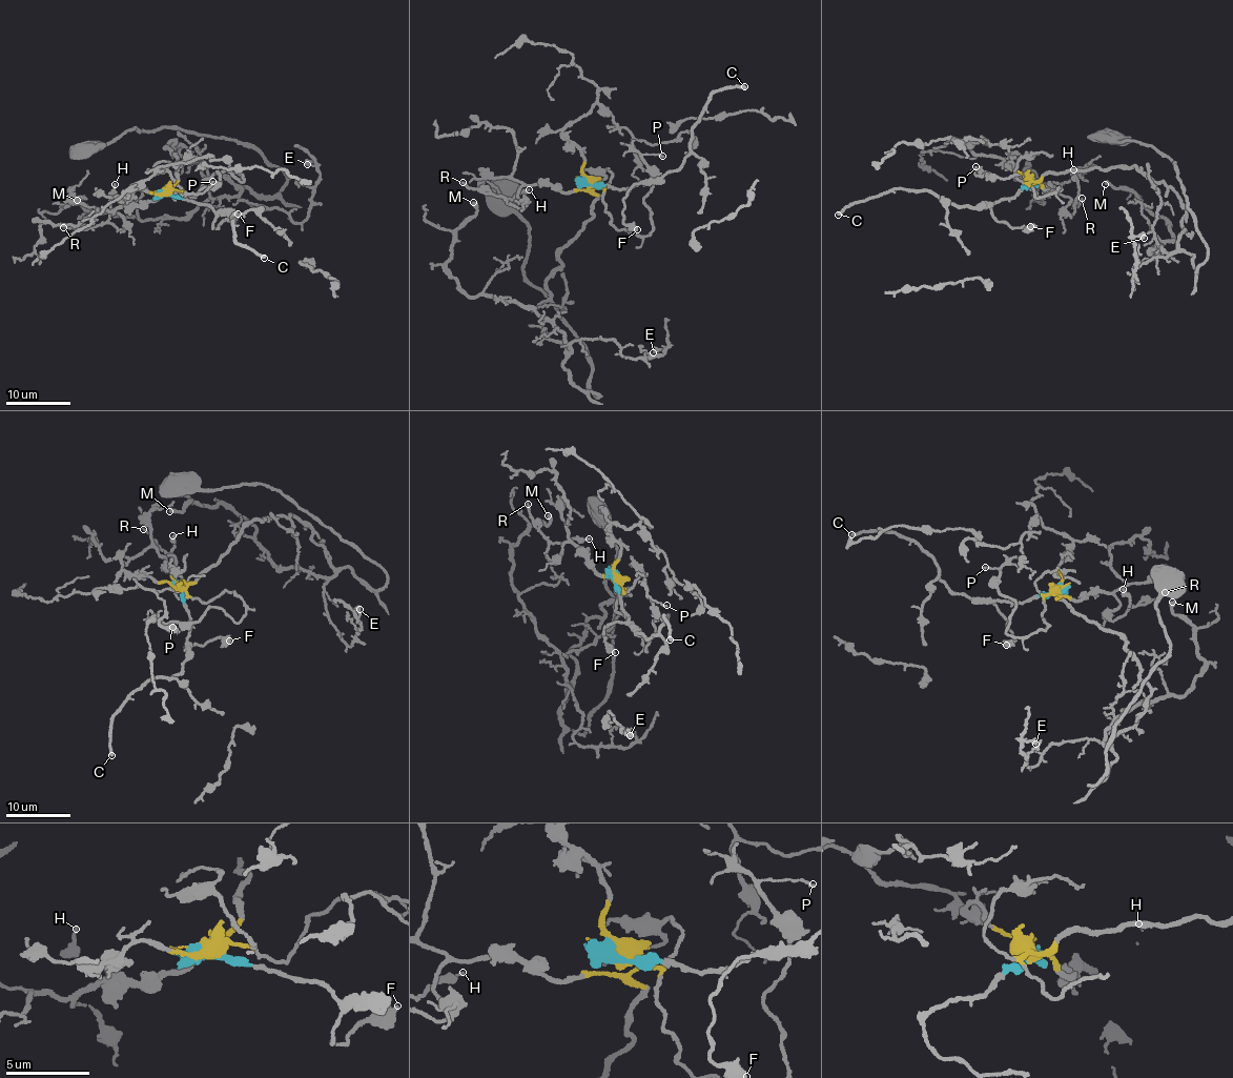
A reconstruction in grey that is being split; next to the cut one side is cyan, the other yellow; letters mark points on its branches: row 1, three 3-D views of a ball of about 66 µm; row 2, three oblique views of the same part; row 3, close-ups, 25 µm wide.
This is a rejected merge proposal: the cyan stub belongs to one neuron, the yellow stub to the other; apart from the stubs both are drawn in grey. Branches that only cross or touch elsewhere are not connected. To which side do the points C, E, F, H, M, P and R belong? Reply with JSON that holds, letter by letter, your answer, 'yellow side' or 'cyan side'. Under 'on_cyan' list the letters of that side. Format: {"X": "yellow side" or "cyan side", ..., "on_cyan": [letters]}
{"C": "cyan side", "E": "yellow side", "F": "cyan side", "H": "yellow side", "M": "yellow side", "P": "yellow side", "R": "yellow side", "on_cyan": ["C", "F"]}

